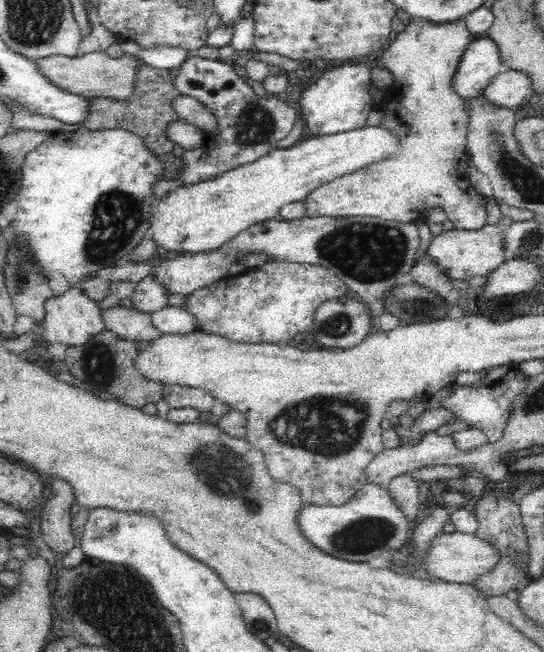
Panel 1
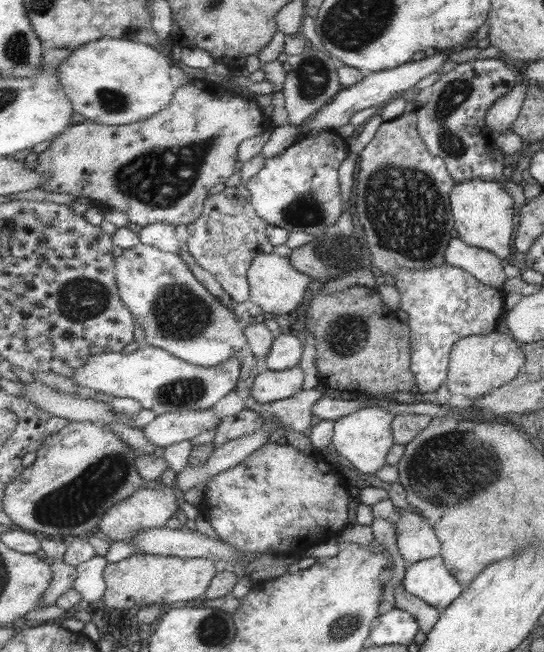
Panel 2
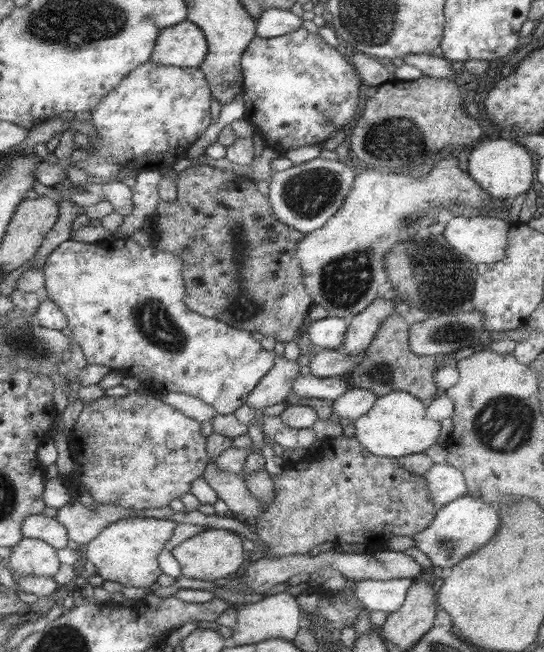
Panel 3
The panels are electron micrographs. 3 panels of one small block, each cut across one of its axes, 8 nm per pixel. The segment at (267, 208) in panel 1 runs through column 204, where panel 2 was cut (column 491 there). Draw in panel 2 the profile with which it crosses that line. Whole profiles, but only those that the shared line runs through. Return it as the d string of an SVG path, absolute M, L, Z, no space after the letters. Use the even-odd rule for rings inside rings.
M464 180L452 187L450 201L456 236L464 243L494 253L505 261L511 248L513 199L499 186L499 181Z

